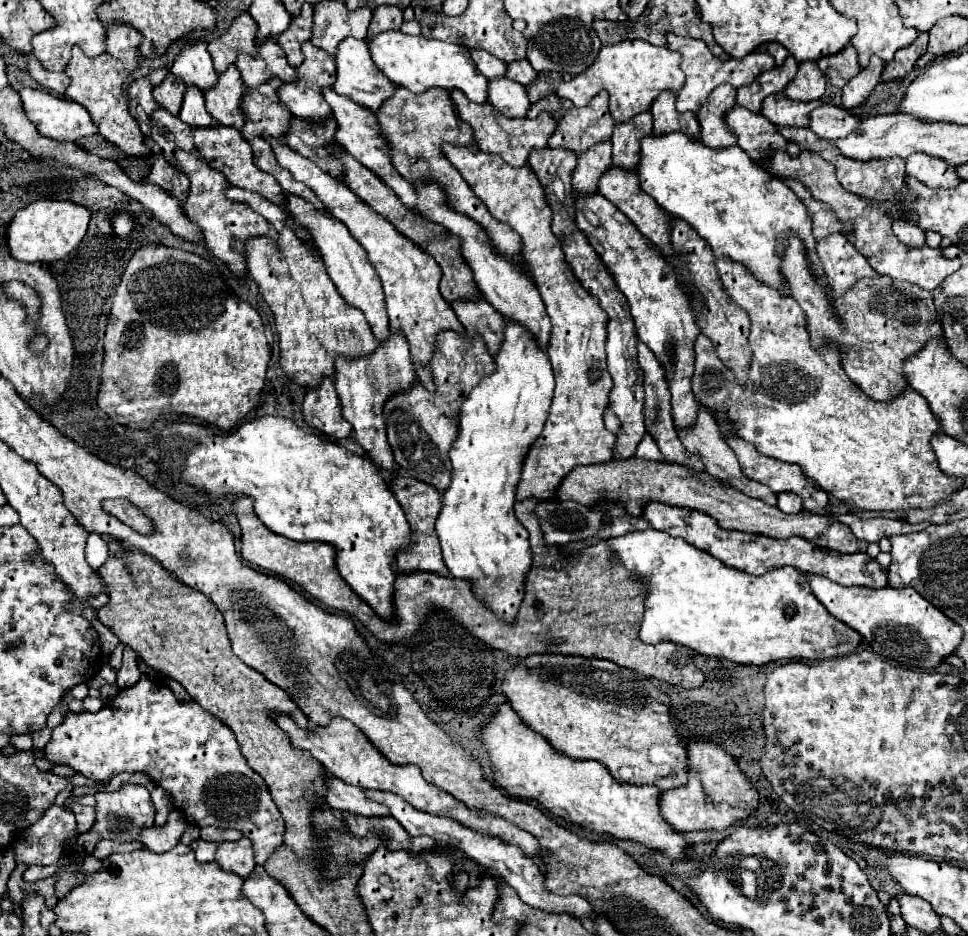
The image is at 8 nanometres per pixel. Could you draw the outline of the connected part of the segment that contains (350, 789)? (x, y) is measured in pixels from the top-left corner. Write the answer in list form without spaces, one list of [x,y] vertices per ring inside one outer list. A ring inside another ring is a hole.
[[[329,774],[329,790],[325,792],[325,800],[329,808],[341,810],[341,812],[353,812],[361,816],[389,816],[389,808],[383,808],[383,804],[377,804],[365,796],[365,790],[357,786],[349,786],[343,780],[333,778]]]

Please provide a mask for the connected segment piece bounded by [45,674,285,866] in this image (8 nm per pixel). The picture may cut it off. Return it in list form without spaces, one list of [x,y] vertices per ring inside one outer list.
[[[145,674],[135,686],[119,690],[119,694],[109,700],[97,714],[67,712],[63,724],[53,728],[51,740],[45,746],[45,758],[53,764],[67,764],[93,782],[109,782],[121,772],[147,774],[157,786],[171,794],[173,806],[183,812],[189,824],[199,828],[217,826],[223,830],[241,830],[253,842],[257,856],[255,862],[259,866],[265,864],[273,850],[283,846],[283,818],[271,800],[265,780],[255,770],[251,770],[243,758],[235,734],[221,720],[205,712],[197,702],[177,700],[163,682],[153,682]]]

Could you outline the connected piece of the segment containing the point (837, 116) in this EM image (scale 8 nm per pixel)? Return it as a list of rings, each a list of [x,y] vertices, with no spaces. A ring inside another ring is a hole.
[[[823,104],[811,112],[809,128],[823,140],[837,140],[851,134],[859,124],[857,116],[851,116],[845,108]]]

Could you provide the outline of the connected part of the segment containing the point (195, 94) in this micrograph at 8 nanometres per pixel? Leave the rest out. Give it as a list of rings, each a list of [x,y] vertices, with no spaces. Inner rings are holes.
[[[189,88],[185,90],[183,96],[183,106],[179,112],[179,118],[193,126],[193,128],[207,128],[207,126],[217,126],[217,120],[213,120],[209,116],[209,112],[205,110],[205,102],[203,102],[203,94],[197,88]]]

